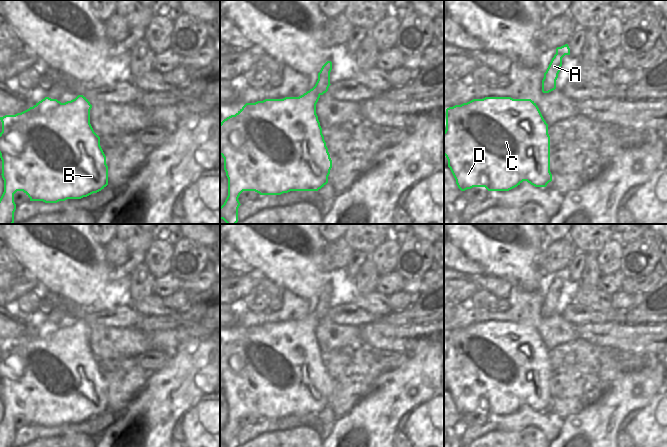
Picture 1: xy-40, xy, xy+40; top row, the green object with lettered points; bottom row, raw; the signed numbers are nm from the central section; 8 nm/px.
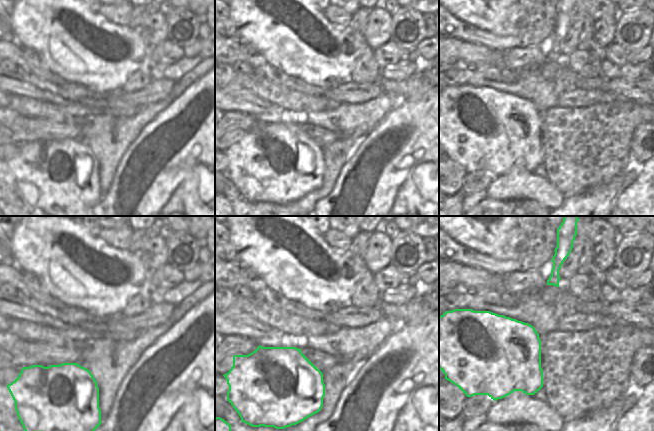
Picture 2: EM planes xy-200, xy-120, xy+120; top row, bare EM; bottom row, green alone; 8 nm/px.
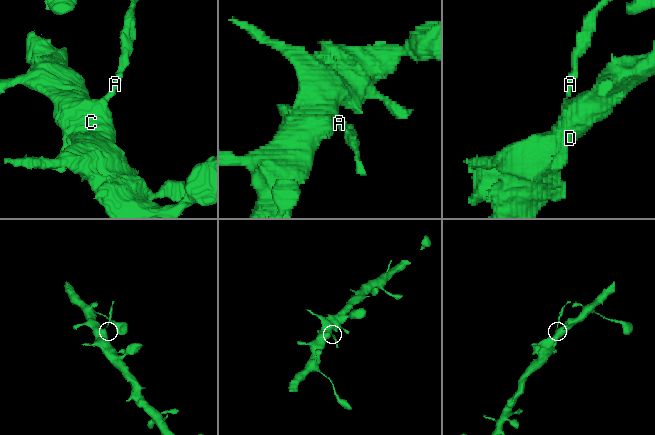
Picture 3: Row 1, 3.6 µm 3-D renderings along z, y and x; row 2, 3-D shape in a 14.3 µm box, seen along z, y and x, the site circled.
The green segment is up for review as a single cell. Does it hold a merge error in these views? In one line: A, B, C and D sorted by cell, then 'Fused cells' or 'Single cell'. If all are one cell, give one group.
Groups: A / B C D. Fused cells.

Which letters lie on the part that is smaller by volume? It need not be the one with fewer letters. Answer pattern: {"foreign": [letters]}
{"foreign": ["A"]}

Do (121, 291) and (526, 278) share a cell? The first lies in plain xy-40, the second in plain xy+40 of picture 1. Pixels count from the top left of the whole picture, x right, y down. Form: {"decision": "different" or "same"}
{"decision": "same"}

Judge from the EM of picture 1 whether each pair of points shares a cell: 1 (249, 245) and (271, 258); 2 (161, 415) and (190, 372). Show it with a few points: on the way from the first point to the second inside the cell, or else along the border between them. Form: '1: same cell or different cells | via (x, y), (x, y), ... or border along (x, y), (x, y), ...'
1: same cell | via (254, 245), (258, 245), (266, 253)
2: same cell | via (168, 404), (173, 399), (173, 392), (182, 383)

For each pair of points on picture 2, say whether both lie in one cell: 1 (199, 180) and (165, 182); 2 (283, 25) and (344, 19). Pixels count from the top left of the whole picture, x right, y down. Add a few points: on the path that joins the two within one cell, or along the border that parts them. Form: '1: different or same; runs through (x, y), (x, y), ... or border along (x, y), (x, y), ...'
1: different; border along (199, 164), (189, 172), (180, 184)
2: different; border along (322, 11), (332, 22), (348, 27)

